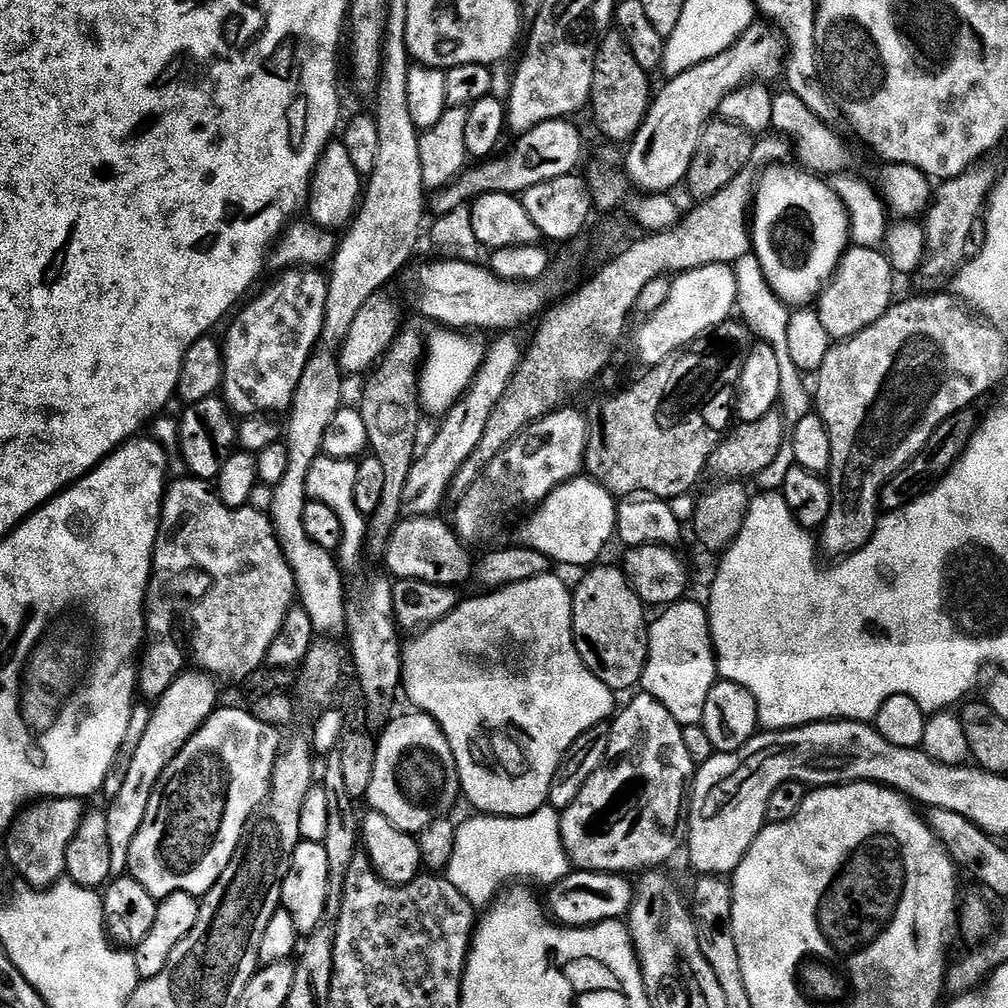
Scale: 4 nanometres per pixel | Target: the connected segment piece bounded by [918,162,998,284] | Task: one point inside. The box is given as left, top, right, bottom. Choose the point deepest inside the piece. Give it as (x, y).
(956, 206)

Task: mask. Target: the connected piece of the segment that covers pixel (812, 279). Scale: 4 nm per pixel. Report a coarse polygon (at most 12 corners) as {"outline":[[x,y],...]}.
{"outline":[[811,175],[755,181],[750,248],[771,295],[811,305],[849,215]]}

